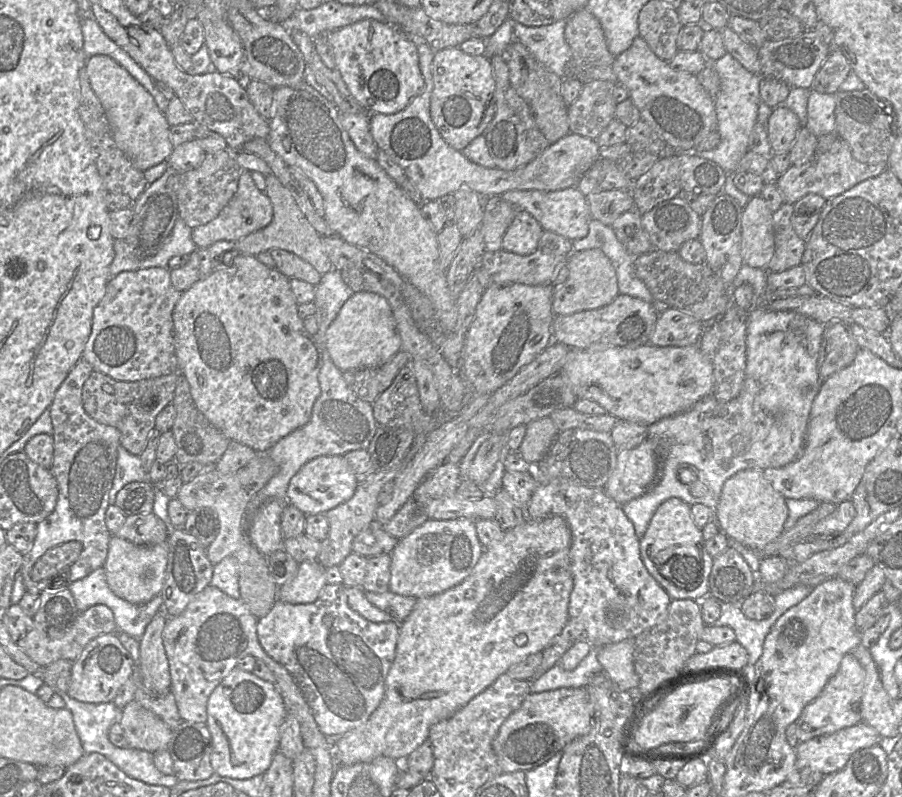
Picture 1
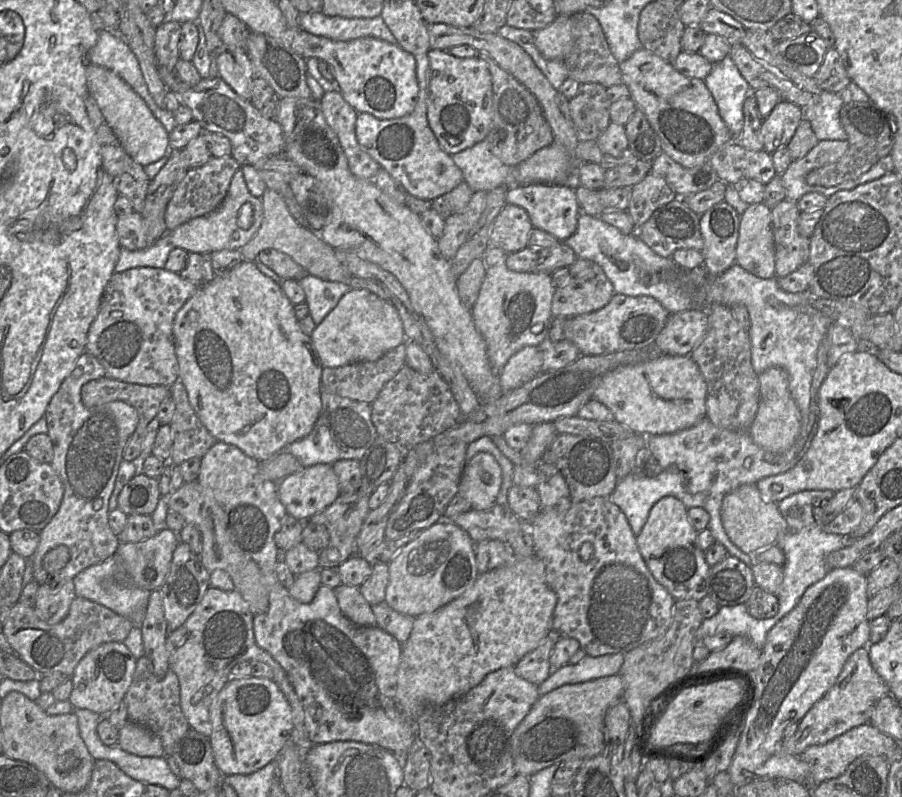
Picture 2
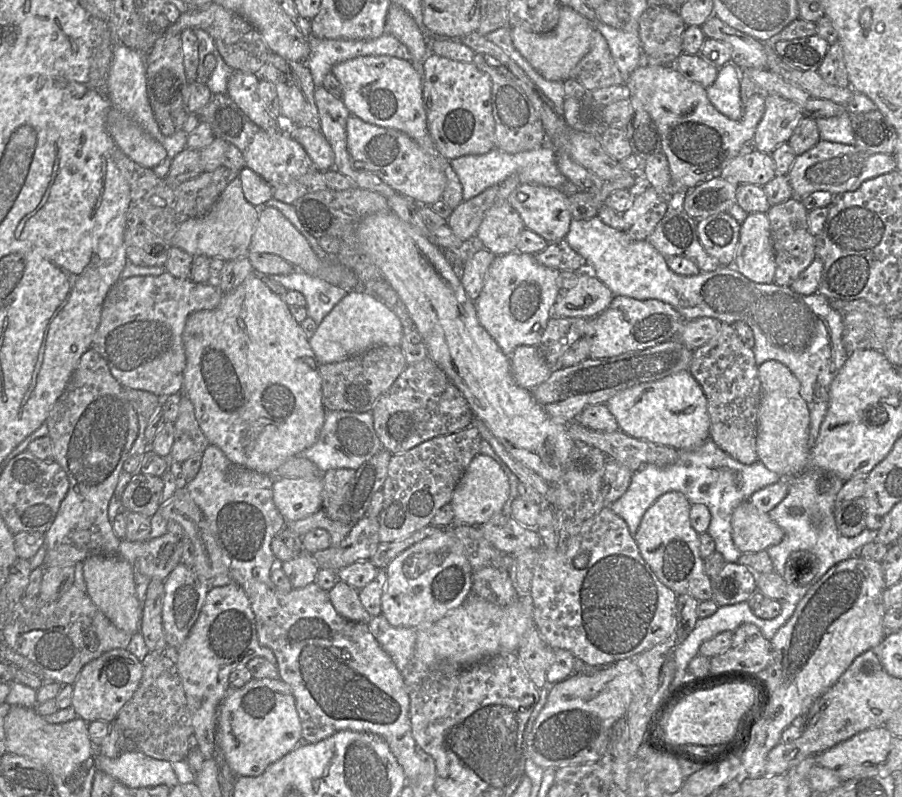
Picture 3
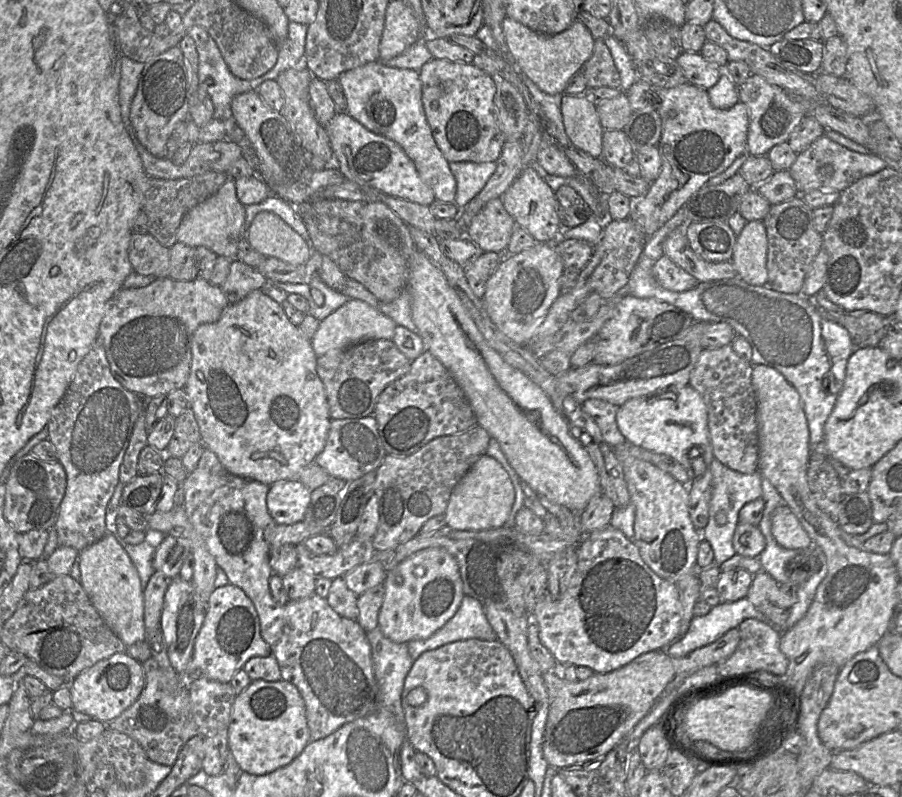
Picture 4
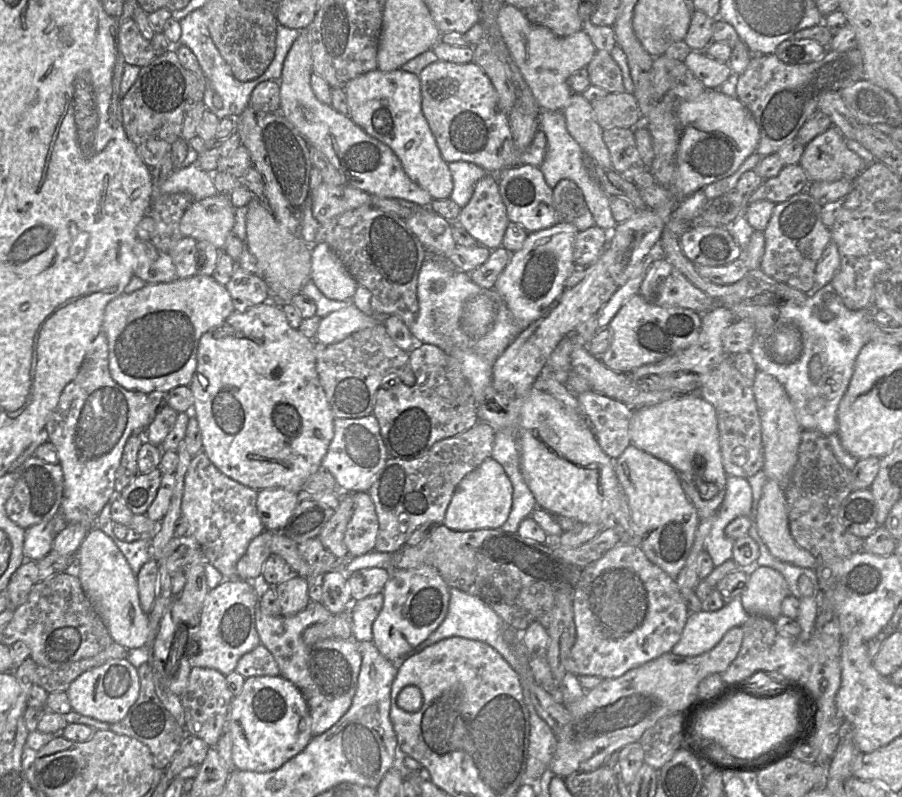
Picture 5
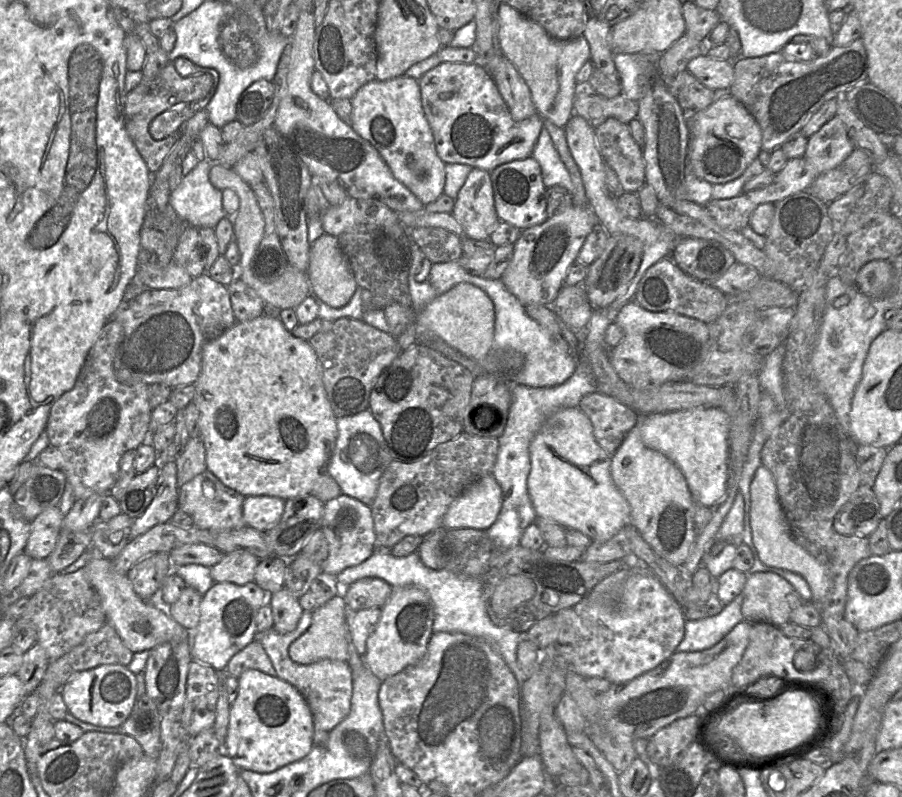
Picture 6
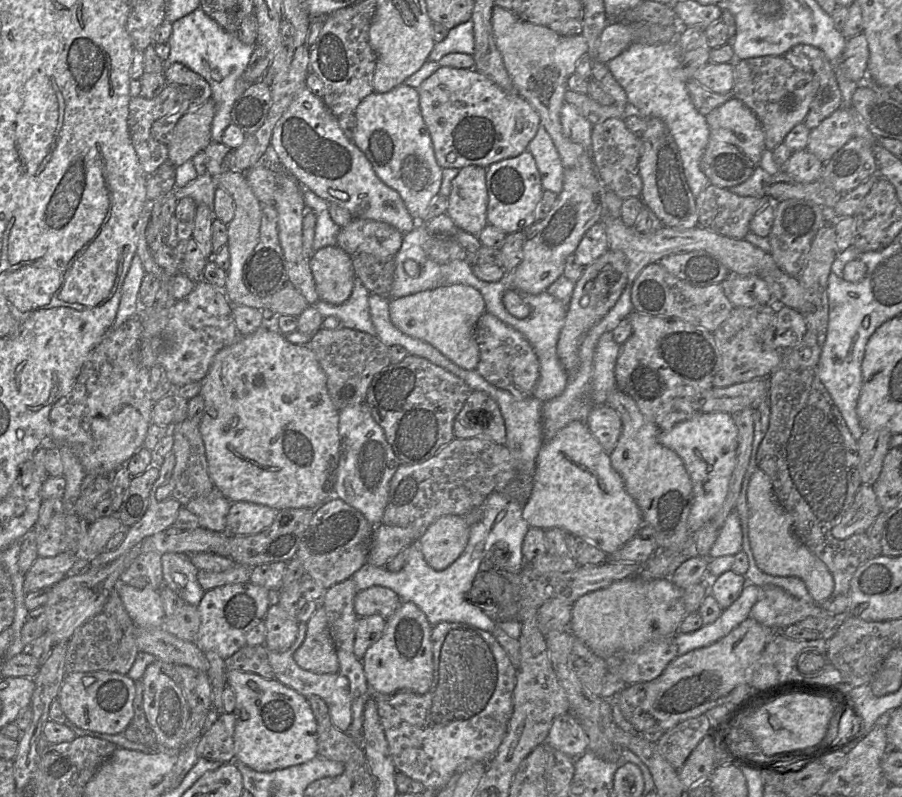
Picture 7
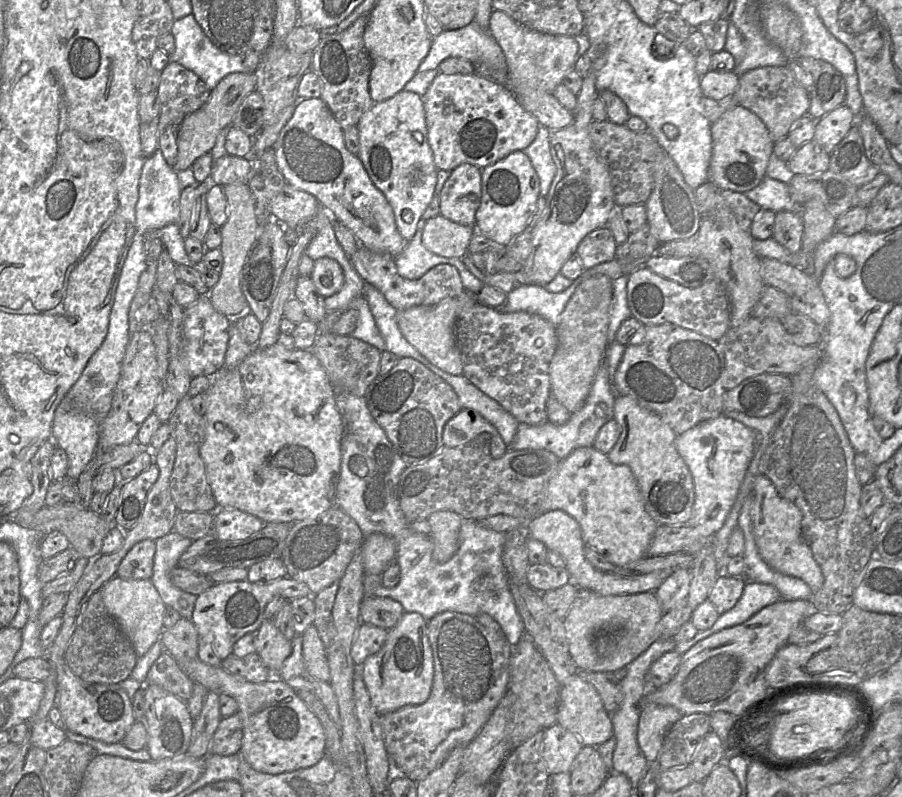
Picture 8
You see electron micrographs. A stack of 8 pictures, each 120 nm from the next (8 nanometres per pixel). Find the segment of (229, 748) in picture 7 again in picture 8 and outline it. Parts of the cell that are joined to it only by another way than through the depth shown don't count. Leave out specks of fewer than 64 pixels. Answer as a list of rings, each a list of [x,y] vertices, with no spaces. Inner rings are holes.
[[[239,712],[222,717],[210,742],[210,754],[237,755],[242,744],[242,721]]]

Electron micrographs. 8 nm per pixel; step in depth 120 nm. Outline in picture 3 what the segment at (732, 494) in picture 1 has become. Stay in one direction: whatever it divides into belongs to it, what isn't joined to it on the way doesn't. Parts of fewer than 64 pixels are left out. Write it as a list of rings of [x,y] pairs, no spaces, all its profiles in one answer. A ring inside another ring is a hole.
[[[749,500],[735,508],[731,527],[733,542],[742,553],[766,550],[784,536],[782,528],[769,514],[758,510]]]

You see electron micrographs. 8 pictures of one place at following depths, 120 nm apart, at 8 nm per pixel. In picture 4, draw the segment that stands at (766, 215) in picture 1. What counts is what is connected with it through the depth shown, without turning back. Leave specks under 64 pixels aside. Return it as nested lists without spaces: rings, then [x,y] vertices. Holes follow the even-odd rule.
[[[748,221],[738,235],[732,263],[737,276],[745,282],[761,286],[767,283],[768,238],[763,221]]]

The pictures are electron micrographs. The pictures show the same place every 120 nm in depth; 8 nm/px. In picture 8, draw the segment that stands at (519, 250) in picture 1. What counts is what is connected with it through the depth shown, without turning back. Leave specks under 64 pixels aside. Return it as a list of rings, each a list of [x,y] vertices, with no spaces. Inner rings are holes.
[[[461,164],[451,171],[440,193],[440,214],[464,226],[475,226],[476,212],[481,203],[482,169],[472,164]]]

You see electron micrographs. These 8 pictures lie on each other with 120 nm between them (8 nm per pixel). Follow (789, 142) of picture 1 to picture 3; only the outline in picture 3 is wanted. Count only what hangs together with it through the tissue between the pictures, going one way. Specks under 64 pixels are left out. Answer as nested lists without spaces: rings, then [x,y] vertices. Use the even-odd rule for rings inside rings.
[[[765,95],[765,112],[754,133],[752,147],[771,154],[776,147],[788,142],[804,116],[794,102],[778,95]]]

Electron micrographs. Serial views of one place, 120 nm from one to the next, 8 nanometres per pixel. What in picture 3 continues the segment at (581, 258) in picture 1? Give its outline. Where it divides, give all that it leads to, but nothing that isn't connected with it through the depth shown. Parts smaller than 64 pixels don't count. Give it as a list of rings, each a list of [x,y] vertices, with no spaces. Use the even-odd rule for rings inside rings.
[[[587,268],[578,272],[574,287],[560,292],[552,315],[591,319],[609,306],[613,296],[611,290]]]

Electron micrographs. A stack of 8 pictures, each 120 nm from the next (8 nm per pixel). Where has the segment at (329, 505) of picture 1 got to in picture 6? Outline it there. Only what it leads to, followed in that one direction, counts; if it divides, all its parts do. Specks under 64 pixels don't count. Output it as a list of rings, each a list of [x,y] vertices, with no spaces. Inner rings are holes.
[[[248,496],[242,507],[245,526],[264,532],[277,524],[284,512],[285,501],[275,496]]]

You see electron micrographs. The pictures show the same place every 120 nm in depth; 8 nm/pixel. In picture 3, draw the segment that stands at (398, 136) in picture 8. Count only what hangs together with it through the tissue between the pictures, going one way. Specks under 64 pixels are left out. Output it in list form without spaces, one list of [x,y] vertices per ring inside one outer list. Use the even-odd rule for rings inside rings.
[[[367,55],[338,63],[332,72],[341,84],[342,99],[351,115],[371,124],[406,133],[423,151],[438,159],[447,178],[441,199],[450,208],[456,208],[463,201],[462,186],[450,161],[439,153],[429,133],[419,68],[412,61],[390,55]]]

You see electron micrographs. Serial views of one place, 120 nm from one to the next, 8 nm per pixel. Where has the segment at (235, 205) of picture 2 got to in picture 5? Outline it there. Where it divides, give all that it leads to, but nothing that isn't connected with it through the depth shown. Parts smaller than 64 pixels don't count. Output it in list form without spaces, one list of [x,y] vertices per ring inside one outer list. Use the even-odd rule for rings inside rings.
[[[218,193],[194,201],[181,218],[180,231],[183,237],[194,238],[197,242],[208,241],[223,251],[234,224],[235,208],[229,195]]]

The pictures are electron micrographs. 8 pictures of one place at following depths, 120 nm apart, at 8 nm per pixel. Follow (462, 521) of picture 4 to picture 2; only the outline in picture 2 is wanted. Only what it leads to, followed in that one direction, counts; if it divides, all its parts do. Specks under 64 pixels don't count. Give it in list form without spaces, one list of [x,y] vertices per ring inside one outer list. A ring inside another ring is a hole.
[[[479,452],[466,463],[457,493],[469,501],[471,509],[487,510],[496,504],[501,483],[502,471],[494,456],[487,452]]]

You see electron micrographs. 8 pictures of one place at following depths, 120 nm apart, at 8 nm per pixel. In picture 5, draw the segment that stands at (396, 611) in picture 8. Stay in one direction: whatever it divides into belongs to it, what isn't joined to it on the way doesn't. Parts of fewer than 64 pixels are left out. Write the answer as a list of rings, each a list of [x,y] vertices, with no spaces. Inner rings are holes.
[[[366,568],[347,575],[346,583],[352,602],[381,593],[391,573],[392,571],[382,568]]]

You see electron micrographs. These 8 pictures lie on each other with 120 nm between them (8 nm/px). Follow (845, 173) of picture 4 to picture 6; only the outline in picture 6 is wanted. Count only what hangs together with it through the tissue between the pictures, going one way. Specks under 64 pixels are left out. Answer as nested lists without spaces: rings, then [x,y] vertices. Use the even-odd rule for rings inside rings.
[[[835,115],[808,138],[804,158],[821,174],[840,165],[854,149],[844,123]]]

